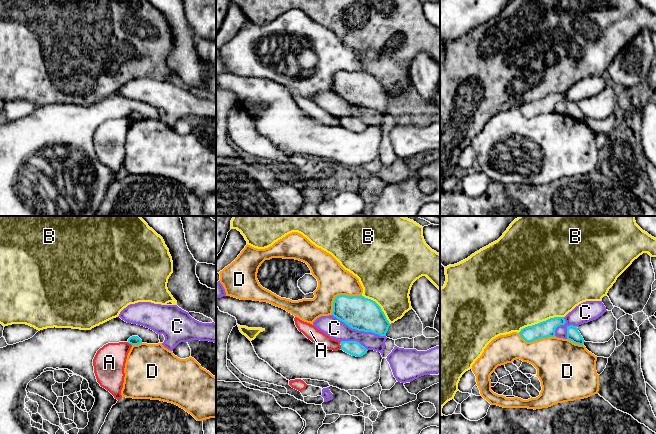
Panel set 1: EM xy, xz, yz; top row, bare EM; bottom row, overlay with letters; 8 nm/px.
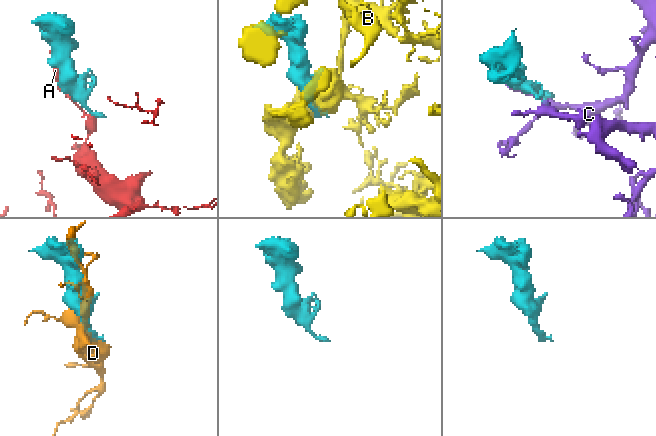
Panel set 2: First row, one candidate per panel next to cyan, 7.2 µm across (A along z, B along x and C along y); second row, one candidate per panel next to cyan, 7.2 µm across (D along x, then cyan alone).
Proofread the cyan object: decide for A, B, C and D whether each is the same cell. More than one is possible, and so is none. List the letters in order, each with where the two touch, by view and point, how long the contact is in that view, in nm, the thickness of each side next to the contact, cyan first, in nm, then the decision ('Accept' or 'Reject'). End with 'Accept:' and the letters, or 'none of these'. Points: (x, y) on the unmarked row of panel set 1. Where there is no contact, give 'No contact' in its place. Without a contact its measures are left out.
A: Touches cyan at xy (129, 119). Shared border 50 nm. Thickness 80 nm (cyan) against 260 nm. Reject
B: Touches cyan at yz (540, 98). Shared border 400 nm. Thickness 130 nm (cyan) against 500 nm. Reject
C: Touches cyan at xz (359, 106). Shared border 460 nm. Thickness 260 nm (cyan) against 160 nm. Reject
D: Touches cyan at xz (340, 71). Shared border 300 nm. Thickness 260 nm (cyan) against 260 nm. Reject
Accept: none of these

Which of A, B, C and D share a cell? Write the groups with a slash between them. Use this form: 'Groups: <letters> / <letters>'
Groups: A / B / C / D

